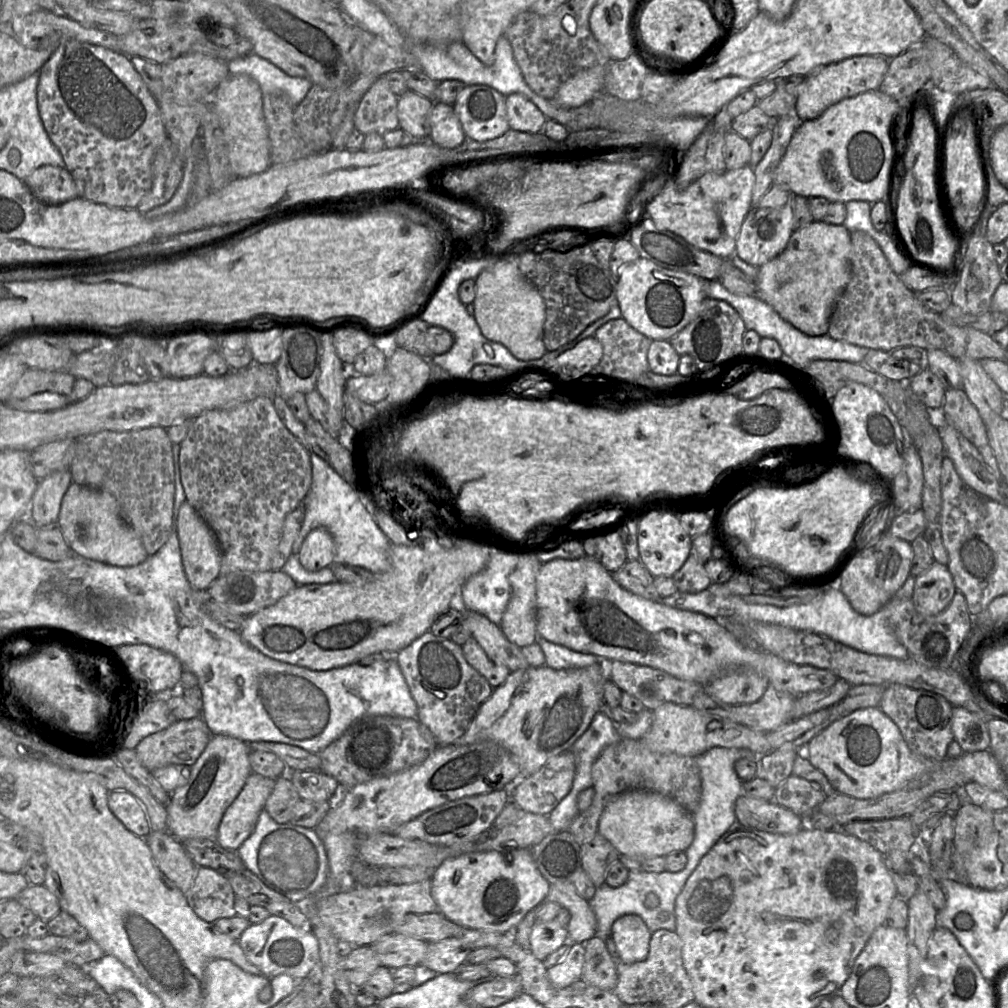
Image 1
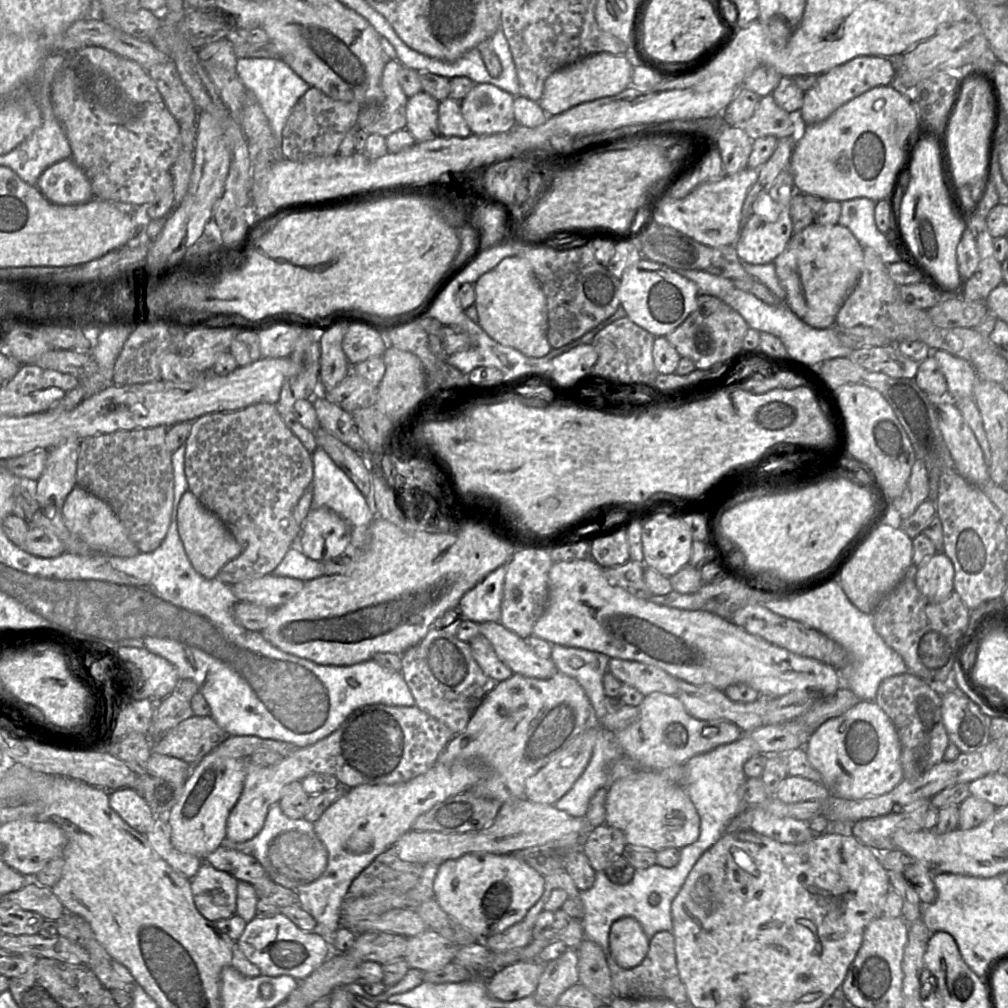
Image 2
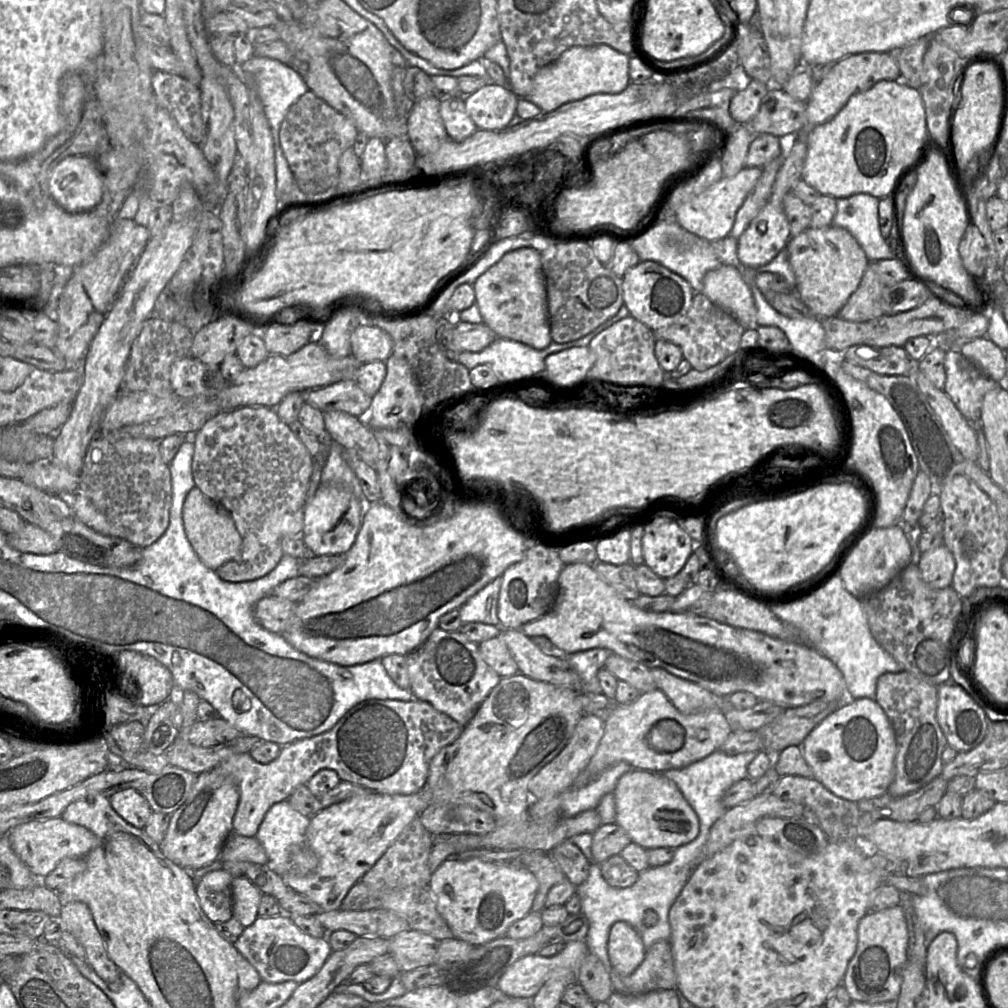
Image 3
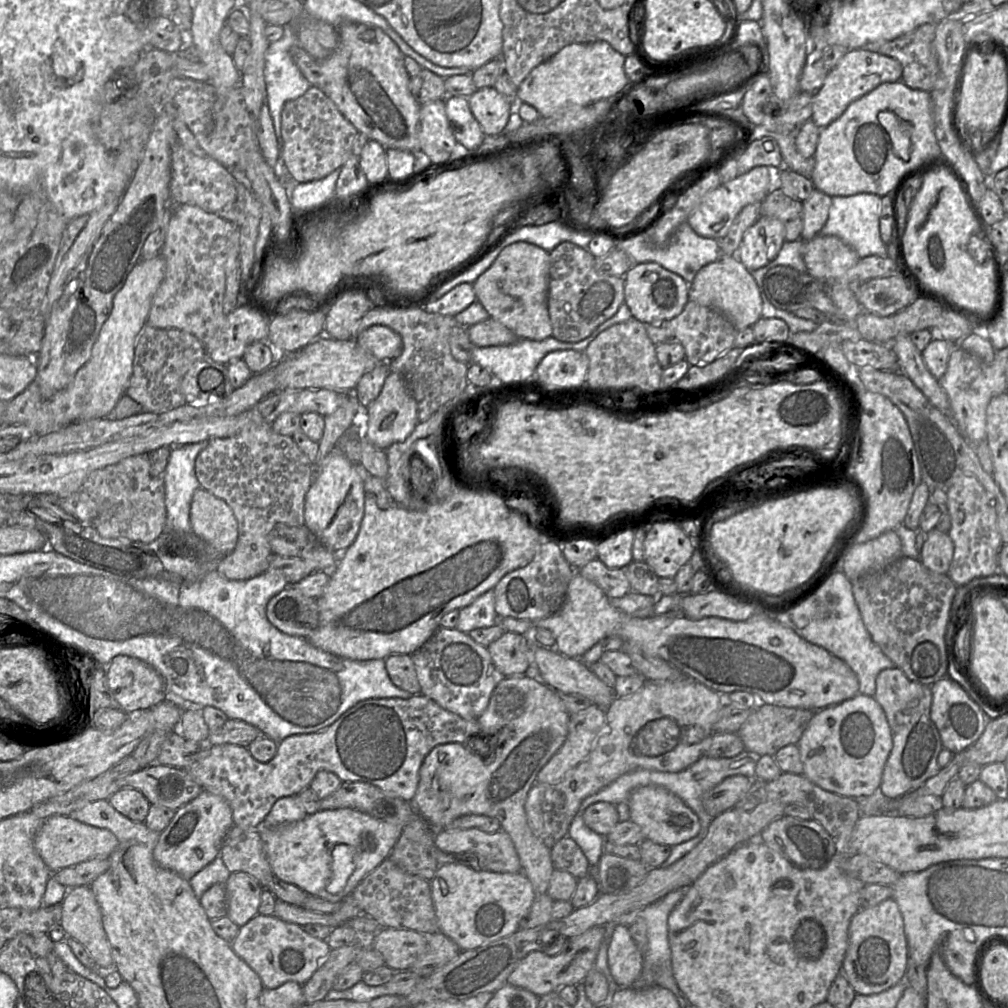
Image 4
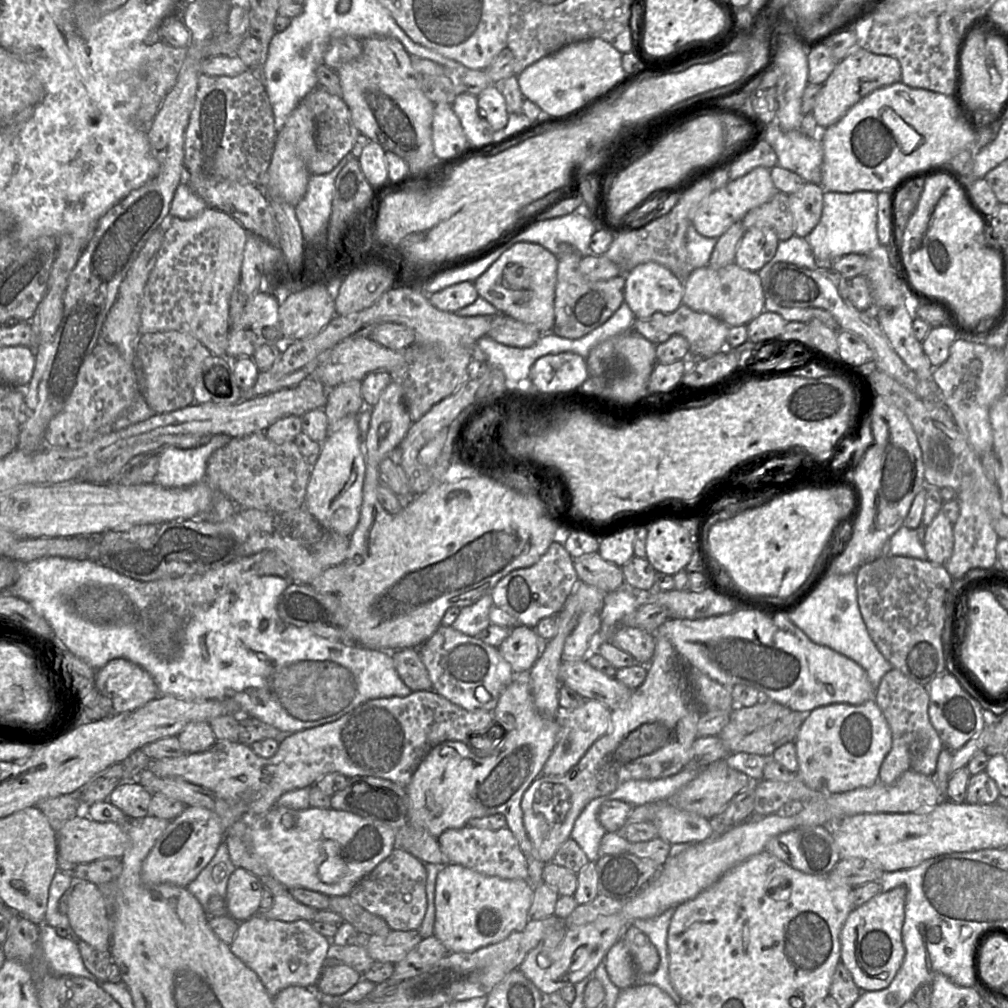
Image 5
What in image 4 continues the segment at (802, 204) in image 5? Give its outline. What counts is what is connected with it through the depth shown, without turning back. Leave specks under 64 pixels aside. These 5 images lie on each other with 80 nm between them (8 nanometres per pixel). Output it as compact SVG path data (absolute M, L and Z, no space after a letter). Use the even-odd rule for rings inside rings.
M814 189L811 195L802 203L804 223L800 239L808 241L818 235L825 225L832 197Z

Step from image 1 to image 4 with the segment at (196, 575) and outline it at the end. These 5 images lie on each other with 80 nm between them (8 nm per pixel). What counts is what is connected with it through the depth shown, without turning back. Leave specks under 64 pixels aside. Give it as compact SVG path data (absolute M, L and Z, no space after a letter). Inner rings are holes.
M203 487L193 494L190 524L192 531L218 553L218 558L230 554L237 545L238 524L232 509Z

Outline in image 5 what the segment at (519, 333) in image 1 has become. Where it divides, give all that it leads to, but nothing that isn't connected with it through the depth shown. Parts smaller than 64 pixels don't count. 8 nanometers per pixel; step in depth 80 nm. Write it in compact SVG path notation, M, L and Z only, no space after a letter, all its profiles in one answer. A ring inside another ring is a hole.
M518 242L503 252L473 283L478 296L492 304L498 313L535 325L541 334L552 331L558 260L536 243Z

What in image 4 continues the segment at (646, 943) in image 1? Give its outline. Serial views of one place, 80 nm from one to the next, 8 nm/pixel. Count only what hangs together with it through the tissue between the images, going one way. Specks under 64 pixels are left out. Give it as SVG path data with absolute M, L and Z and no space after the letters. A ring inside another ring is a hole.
M616 924L610 930L607 950L608 966L619 988L631 987L643 968L643 955L628 926Z

